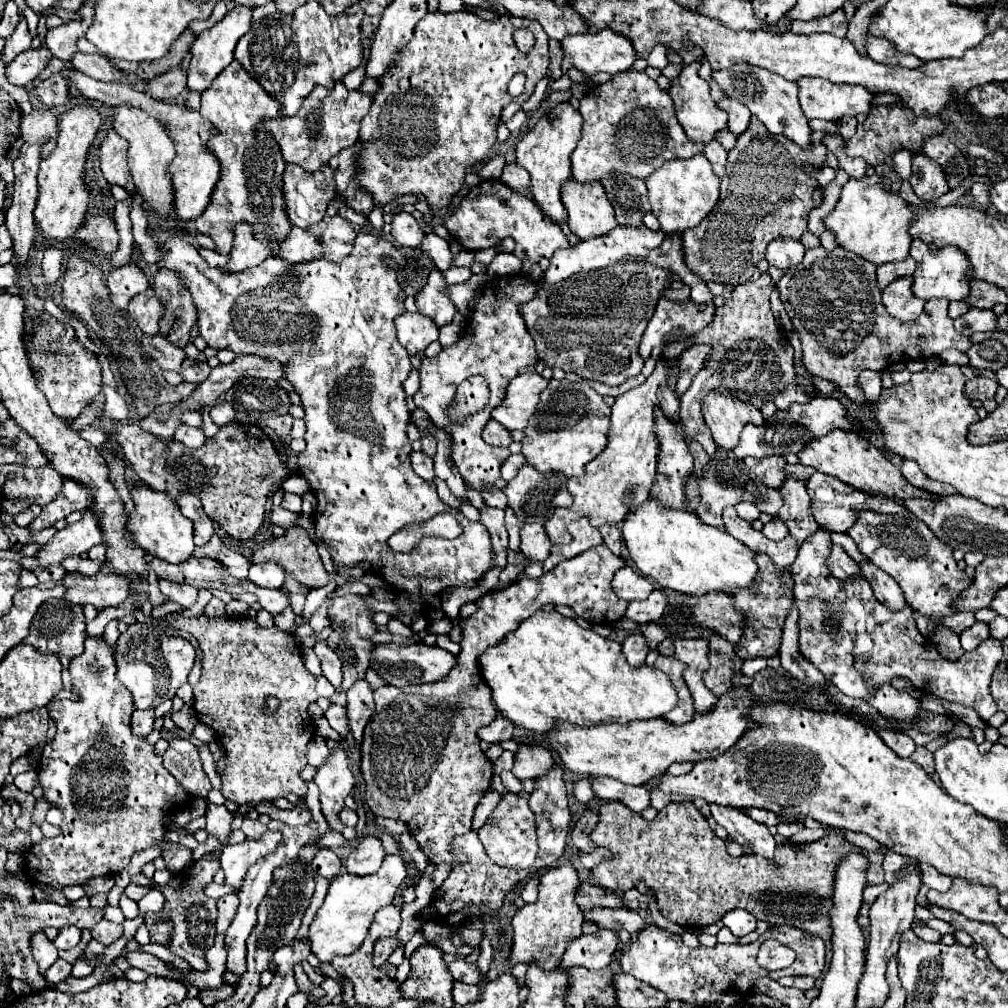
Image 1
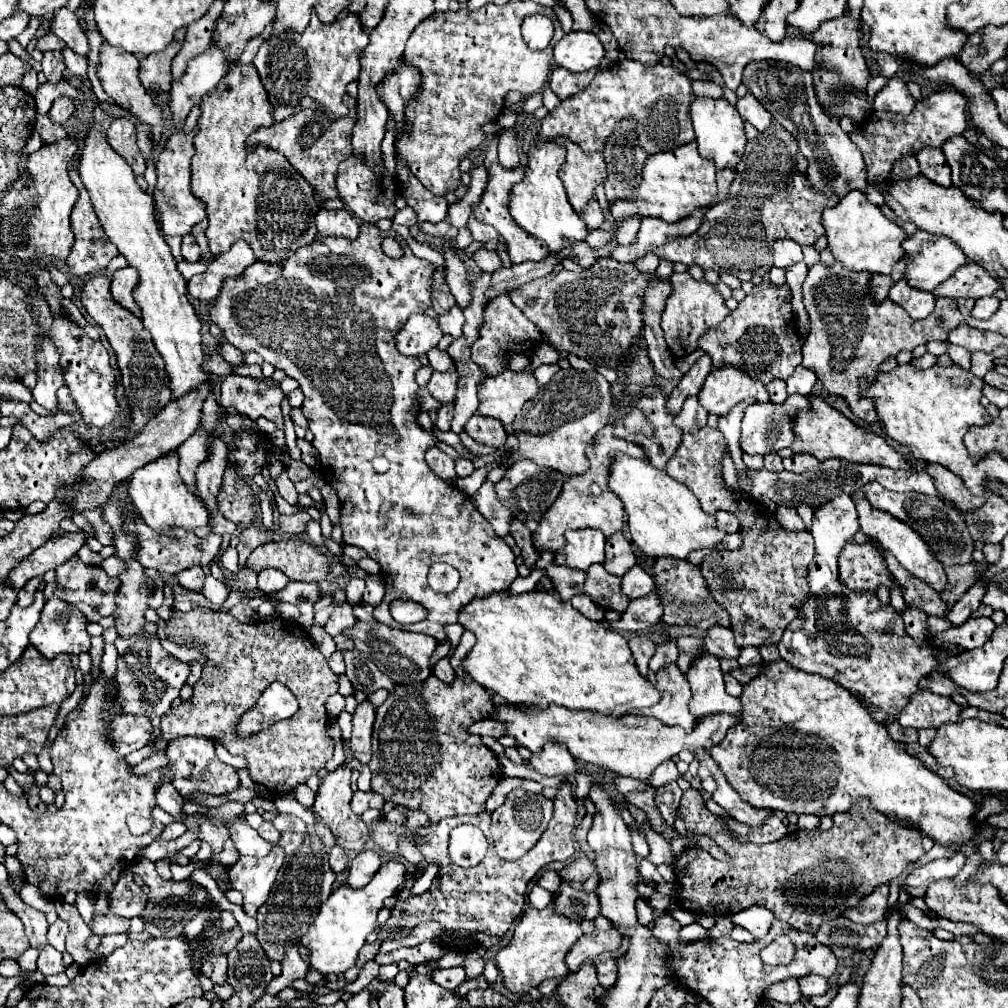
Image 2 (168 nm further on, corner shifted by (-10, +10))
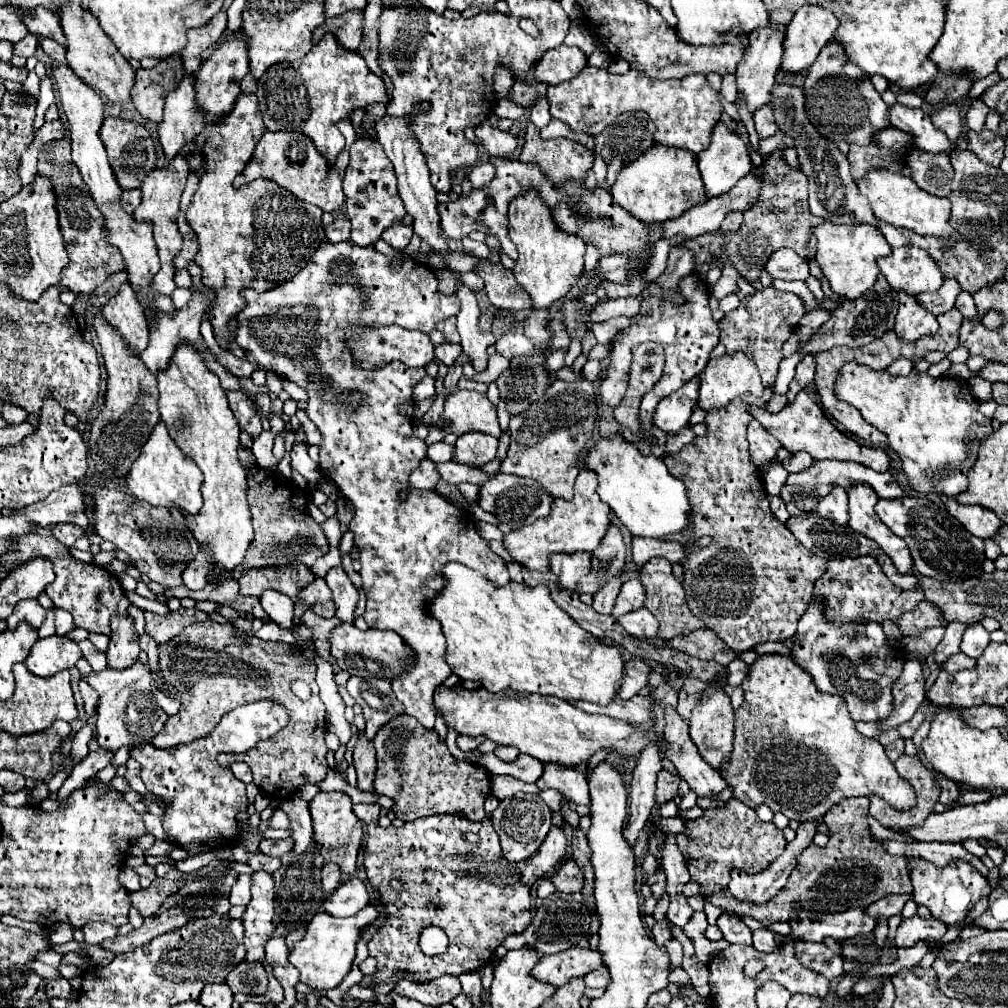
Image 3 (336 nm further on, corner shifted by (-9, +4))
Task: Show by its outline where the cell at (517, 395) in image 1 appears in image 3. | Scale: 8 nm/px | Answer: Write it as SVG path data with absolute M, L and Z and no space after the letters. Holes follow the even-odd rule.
M457 391L455 395L451 395L445 401L445 411L443 411L441 423L437 423L437 425L443 427L445 433L455 433L455 435L463 435L469 431L481 431L481 433L487 433L493 437L501 435L497 407L489 401L489 397L485 393L479 393L479 391Z

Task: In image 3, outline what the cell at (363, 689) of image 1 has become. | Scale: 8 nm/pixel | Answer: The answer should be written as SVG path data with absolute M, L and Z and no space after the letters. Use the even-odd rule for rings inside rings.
M365 733L359 737L353 749L353 765L357 769L357 783L363 791L373 791L373 775L375 775L375 747L373 741L365 737Z

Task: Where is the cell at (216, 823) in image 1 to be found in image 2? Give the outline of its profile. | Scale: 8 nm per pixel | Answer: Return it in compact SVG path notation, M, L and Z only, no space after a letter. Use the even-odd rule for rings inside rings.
M240 817L232 819L226 823L228 831L230 831L230 839L234 841L234 847L238 849L240 855L252 855L252 857L266 857L274 845L264 841L258 831L254 831L246 821L242 821Z

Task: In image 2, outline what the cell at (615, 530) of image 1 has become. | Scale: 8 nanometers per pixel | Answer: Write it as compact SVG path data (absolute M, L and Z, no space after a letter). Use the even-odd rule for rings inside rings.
M614 533L606 539L606 561L604 567L608 573L622 577L630 567L636 565L636 557L628 539L620 533Z

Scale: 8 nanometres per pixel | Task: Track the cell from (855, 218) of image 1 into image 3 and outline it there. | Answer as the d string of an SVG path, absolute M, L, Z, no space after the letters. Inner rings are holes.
M823 221L813 229L817 237L817 255L823 275L829 279L831 289L847 299L857 299L865 291L869 291L877 277L879 277L879 265L877 259L883 255L891 255L891 245L883 237L883 233L869 223L853 223L853 225L835 225L831 221Z

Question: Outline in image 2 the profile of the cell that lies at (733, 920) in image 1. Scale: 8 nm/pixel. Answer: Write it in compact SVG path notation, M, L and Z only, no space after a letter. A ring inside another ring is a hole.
M756 905L752 909L744 909L744 913L732 915L730 919L732 919L734 925L740 925L746 931L750 931L754 939L762 939L768 933L768 929L770 929L770 925L774 921L774 915L768 909Z

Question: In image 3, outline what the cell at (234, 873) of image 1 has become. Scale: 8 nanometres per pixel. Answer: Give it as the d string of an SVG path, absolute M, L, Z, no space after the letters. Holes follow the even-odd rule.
M255 871L251 875L251 901L241 917L245 925L245 947L249 961L263 961L265 943L275 931L273 925L273 897L275 897L275 879L267 871Z

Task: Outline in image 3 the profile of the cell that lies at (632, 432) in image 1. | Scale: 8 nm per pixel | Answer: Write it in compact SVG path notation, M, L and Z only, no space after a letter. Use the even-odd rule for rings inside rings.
M583 469L575 481L575 495L571 501L555 499L551 505L551 513L535 523L511 531L505 535L503 545L511 553L515 561L525 565L527 569L547 571L551 553L575 553L575 551L593 551L607 535L607 527L611 525L611 509L597 495L597 479L591 469Z

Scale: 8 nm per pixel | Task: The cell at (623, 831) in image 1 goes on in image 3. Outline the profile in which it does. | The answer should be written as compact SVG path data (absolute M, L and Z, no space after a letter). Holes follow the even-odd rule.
M867 797L843 799L824 816L823 822L831 831L829 843L819 847L811 843L803 849L797 859L795 871L789 875L787 887L771 899L771 903L743 903L735 899L729 889L723 889L715 895L705 895L705 903L713 903L731 915L749 915L763 925L771 925L775 921L791 921L795 919L795 911L811 911L811 913L841 913L845 909L865 907L873 901L891 895L891 893L911 893L909 879L909 859L905 855L889 855L881 841L873 839L867 823Z

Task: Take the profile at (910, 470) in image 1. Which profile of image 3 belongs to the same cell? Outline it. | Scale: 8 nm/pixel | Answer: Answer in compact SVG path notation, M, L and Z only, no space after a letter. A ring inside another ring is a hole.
M941 495L941 501L943 505L947 507L947 511L975 537L979 539L989 539L995 535L995 531L1003 525L1001 519L991 511L991 509L985 509L985 507L979 507L979 505L961 505L957 503L955 499L947 497L947 495Z

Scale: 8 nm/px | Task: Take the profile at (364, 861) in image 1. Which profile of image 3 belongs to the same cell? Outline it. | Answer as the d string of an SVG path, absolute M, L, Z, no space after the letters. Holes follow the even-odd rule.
M347 877L331 895L323 901L323 911L335 917L355 915L361 907L369 903L367 883L359 877Z

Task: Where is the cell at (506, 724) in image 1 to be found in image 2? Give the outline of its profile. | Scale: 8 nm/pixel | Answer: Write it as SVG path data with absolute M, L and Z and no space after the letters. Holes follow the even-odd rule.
M482 719L482 721L476 721L472 727L468 727L468 733L472 735L490 735L490 737L502 737L504 735L504 725L500 725L500 721L492 721L492 719Z

